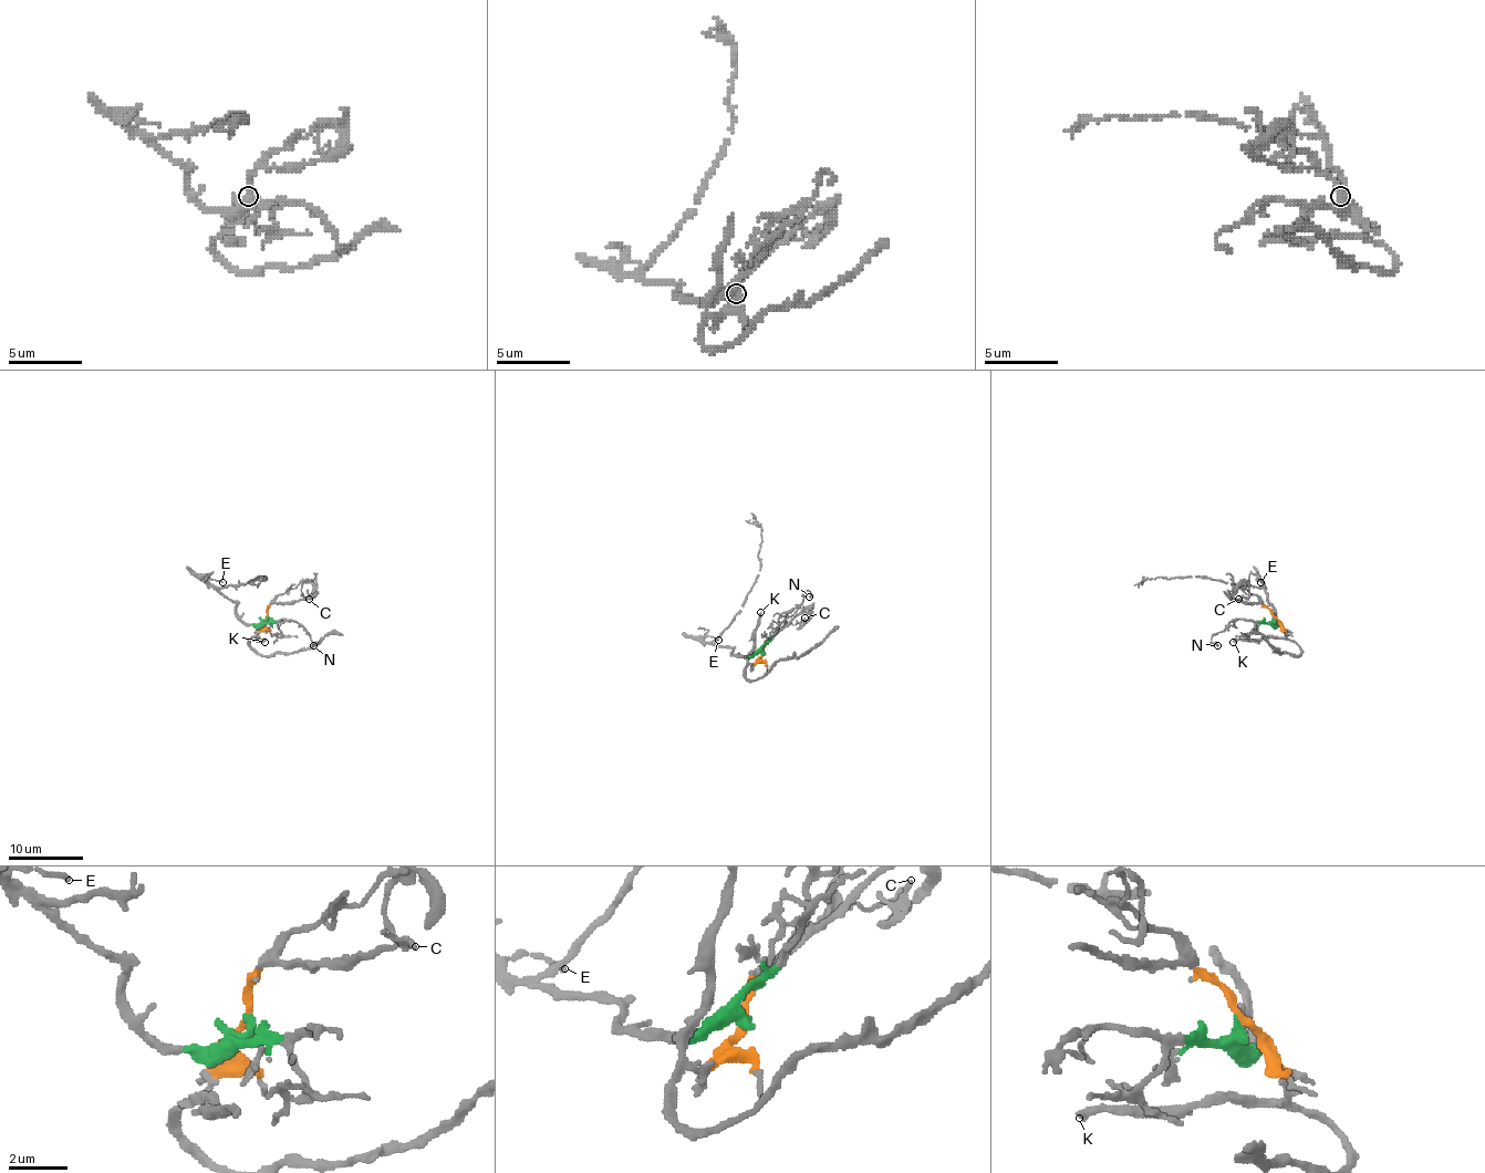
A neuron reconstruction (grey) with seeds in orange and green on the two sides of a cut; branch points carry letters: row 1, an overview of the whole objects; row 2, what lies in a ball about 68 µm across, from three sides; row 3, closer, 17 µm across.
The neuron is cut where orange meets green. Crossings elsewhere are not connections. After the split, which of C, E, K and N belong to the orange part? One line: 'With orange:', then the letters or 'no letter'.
With orange: C, K

